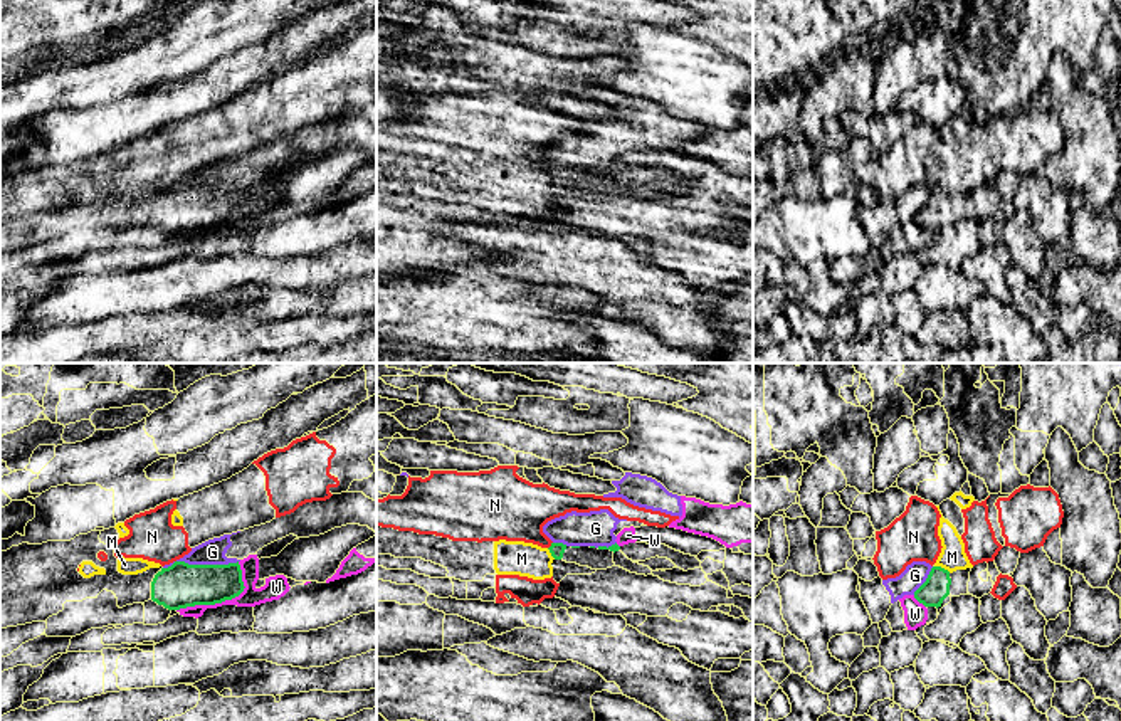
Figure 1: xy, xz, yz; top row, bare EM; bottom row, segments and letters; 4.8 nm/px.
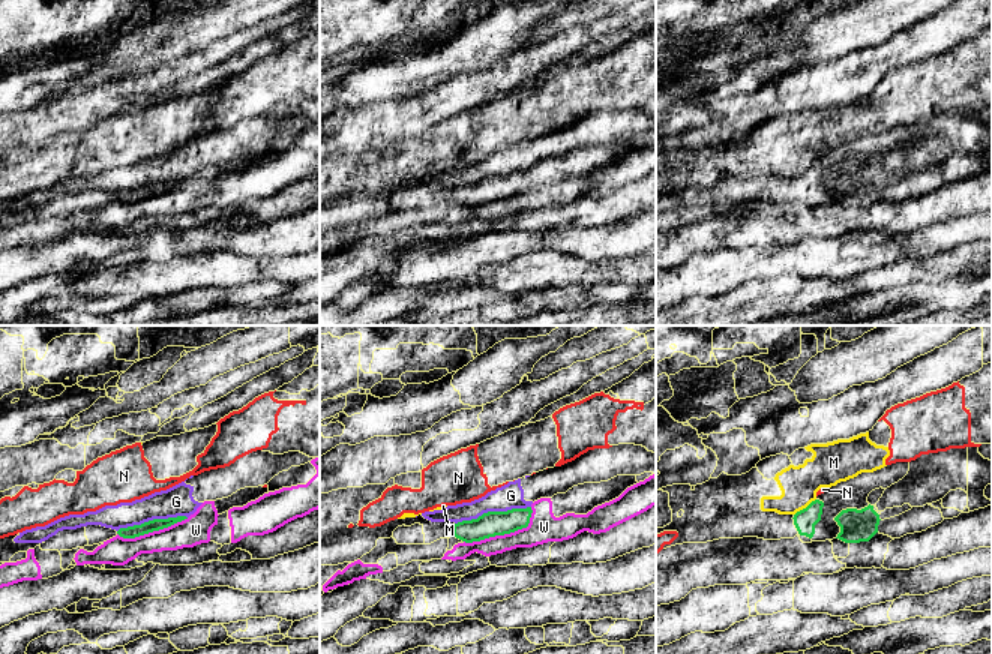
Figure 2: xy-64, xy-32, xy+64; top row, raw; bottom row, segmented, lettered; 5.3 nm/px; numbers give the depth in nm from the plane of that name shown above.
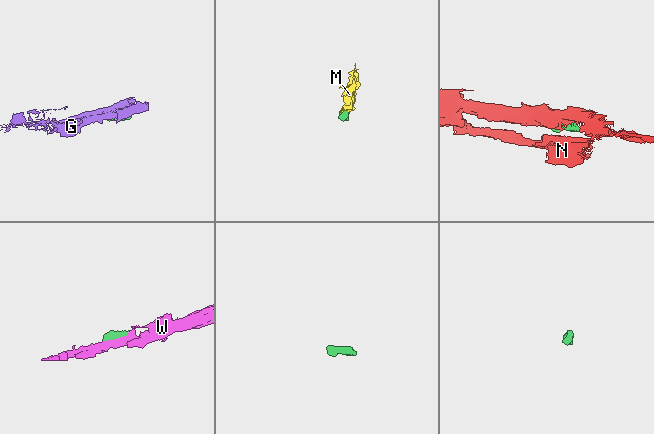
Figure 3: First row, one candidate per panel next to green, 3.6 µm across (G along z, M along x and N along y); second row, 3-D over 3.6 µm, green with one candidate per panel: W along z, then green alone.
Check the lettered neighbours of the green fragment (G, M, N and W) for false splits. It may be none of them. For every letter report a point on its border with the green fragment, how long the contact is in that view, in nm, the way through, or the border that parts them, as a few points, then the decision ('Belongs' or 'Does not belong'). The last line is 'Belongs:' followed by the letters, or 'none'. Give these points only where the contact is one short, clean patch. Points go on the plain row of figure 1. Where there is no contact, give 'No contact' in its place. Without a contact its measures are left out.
G: Touches green at xy (200, 189). Shared border 360 nm. Boundary: xy (237, 184), (227, 187), (173, 185), (163, 192). Does not belong
M: Touches green at yz (943, 192). Shared border 90 nm. Boundary: yz (935, 189), (950, 195). Does not belong
N: Touches green at xz (552, 168). Shared border 40 nm. Boundary: xz (552, 165), (548, 172). Does not belong
W: Touches green at xy (224, 224). Shared border 380 nm. Boundary: xy (239, 185), (244, 212), (237, 219), (177, 234). Does not belong
Belongs: none

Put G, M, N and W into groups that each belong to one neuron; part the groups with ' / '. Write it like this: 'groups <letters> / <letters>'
groups G / M N / W

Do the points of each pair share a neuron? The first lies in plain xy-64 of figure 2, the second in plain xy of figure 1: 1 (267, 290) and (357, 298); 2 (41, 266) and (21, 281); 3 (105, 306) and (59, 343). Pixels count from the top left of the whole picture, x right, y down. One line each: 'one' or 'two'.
1: two
2: two
3: one

